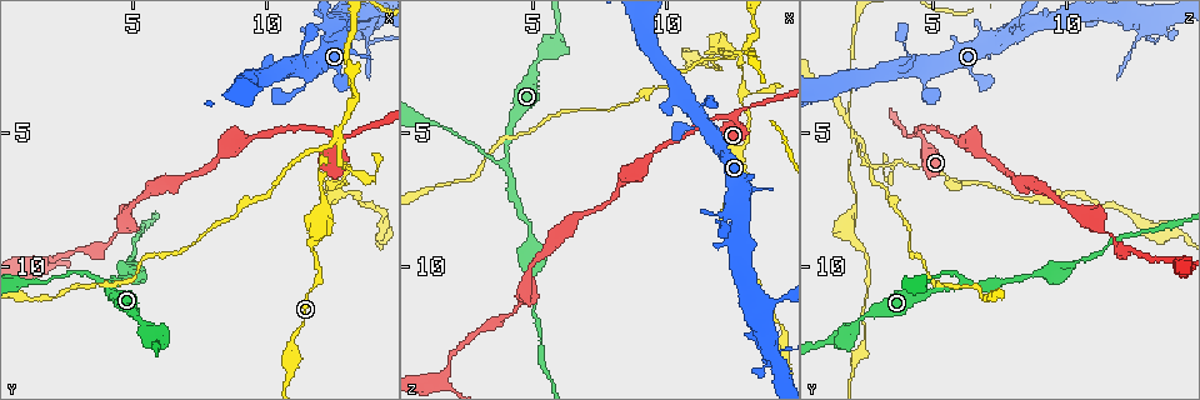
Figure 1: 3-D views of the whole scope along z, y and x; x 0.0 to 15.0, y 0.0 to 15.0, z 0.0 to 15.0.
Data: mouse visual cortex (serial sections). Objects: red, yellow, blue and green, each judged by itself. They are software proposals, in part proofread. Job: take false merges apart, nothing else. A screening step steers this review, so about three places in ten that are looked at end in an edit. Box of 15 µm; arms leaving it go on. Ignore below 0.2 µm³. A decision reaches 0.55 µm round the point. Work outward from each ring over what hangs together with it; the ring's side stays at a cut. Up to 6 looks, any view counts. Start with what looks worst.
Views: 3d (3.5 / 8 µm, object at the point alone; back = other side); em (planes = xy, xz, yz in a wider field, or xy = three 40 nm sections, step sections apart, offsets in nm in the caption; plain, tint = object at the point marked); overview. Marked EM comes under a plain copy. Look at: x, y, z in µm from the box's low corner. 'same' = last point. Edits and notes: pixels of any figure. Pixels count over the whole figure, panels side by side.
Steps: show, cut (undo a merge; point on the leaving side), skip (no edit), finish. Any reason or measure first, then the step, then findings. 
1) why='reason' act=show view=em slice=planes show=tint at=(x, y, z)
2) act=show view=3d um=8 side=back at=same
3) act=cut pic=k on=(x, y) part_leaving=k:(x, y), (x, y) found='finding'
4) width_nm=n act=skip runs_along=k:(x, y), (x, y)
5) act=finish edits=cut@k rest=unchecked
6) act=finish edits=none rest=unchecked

why='a fork' act=show view=3d um=3.5 side=back at=(4.1, 10.7, 6.0)

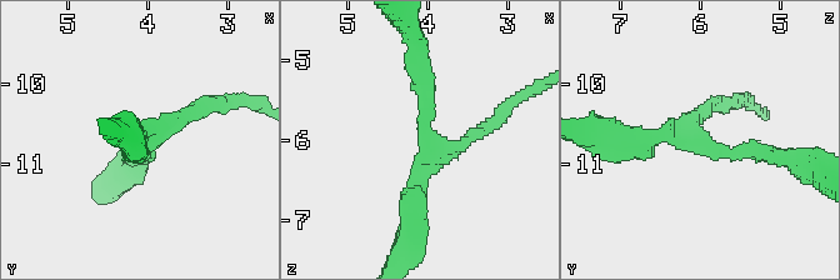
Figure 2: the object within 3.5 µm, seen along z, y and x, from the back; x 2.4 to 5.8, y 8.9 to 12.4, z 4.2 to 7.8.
arms=3 arm_widths_nm=200,250,300 why='shape alone is not enough' act=show view=em slice=xy step=2 show=tint at=(4.00, 10.75, 6.00)

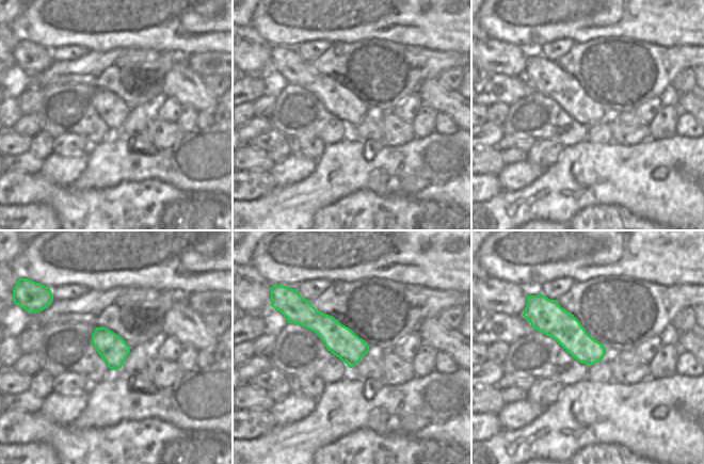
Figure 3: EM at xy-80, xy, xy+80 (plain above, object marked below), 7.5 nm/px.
act=skip runs_along=2:(778, 158), (621, 138) found='one cell here'

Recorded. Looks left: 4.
why='arms part here' act=show view=3d um=3.5 at=(12.7, 5.0, 4.5)

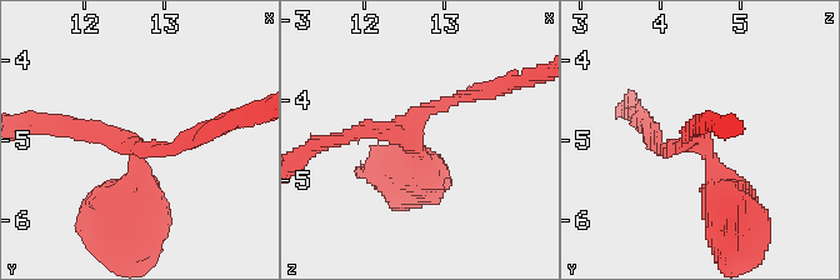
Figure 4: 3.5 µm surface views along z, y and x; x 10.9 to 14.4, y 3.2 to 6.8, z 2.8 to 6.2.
arms=3 arm_widths_nm=150,200,500 act=show view=em slice=xy step=2 show=tint at=(12.60, 5.05, 4.50)

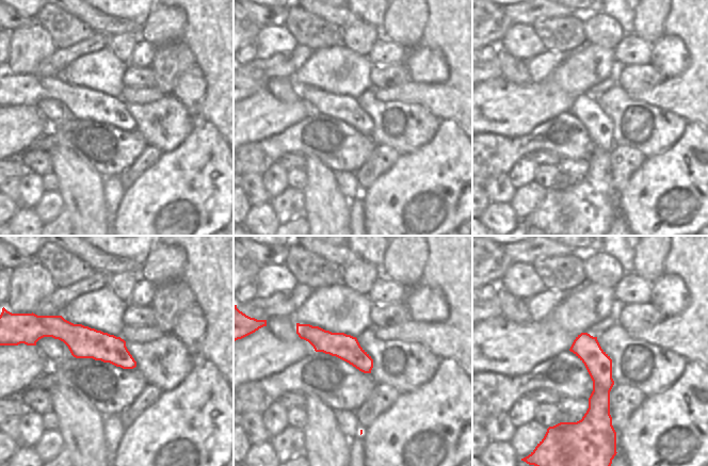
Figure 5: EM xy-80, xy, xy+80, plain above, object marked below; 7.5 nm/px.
act=skip runs_along=4:(124, 214), (139, 153), (59, 125) found='one cell here'

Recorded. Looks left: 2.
why='a narrow waist' act=show view=3d um=3.5 at=(12.2, 7.4, 2.0)

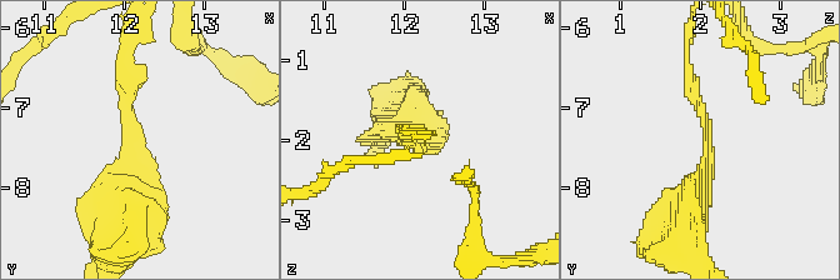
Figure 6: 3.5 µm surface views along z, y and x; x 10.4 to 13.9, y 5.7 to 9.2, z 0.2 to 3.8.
arm_widths_nm=200,500 why='need the tissue' act=show view=em slice=xy step=5 show=tint at=(12.10, 7.50, 2.10)

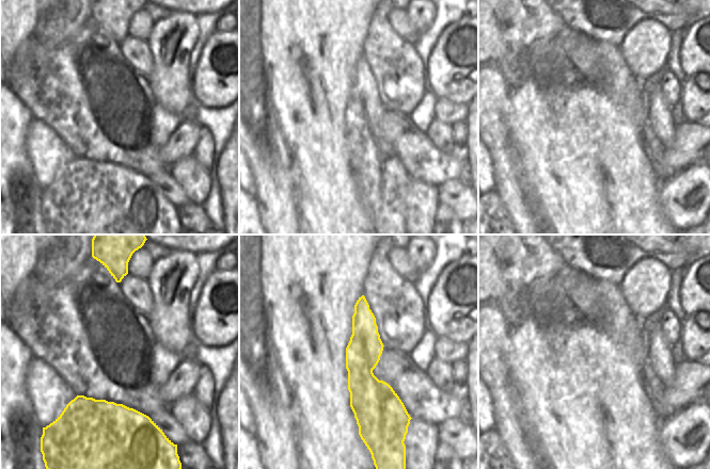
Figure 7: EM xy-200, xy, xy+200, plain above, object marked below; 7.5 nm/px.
act=skip runs_along=7:(361, 300), (367, 424) found='continuous, no second cell'

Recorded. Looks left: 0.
act=finish edits=none rest=unchecked

